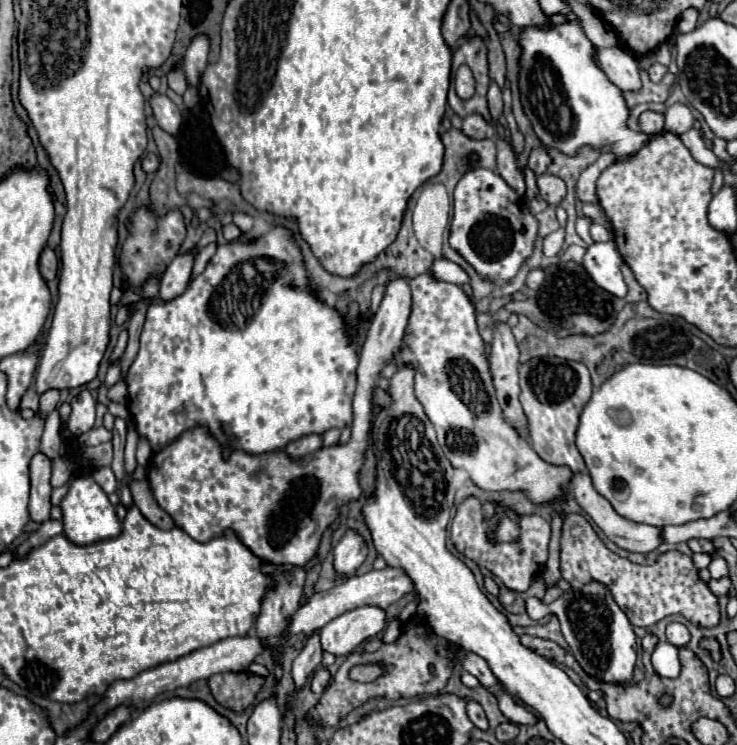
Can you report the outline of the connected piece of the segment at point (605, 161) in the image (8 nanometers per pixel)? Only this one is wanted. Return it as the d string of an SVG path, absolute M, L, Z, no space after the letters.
M603 153L593 165L589 165L581 177L577 179L576 191L578 198L584 203L597 203L596 195L596 181L597 177L601 175L601 171L611 165L615 161L615 155L613 153Z

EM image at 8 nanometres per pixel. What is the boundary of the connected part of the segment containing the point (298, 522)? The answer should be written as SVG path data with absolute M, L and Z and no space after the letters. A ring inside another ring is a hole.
M399 277L385 287L383 301L381 301L379 309L375 311L375 317L373 317L369 331L367 331L367 339L365 339L365 345L361 351L361 361L357 367L357 391L355 391L355 399L353 399L351 439L345 445L337 443L331 447L321 447L319 451L315 451L315 455L305 455L301 459L291 459L283 449L261 453L261 455L251 455L245 451L231 451L229 461L223 461L223 457L221 457L223 445L209 433L207 427L197 425L197 427L181 433L167 447L155 451L149 459L147 481L149 481L149 487L153 491L155 501L159 503L159 507L163 511L167 511L171 515L175 525L179 529L183 529L189 537L203 543L203 541L209 541L209 539L221 535L225 529L233 529L233 531L237 531L239 539L255 555L259 555L263 561L275 563L275 565L281 565L281 563L295 565L291 571L277 571L273 575L279 583L275 589L267 591L263 605L261 605L259 619L257 619L257 629L255 629L255 637L261 641L261 645L275 655L275 679L277 681L281 681L281 675L283 675L279 653L283 651L283 643L289 635L287 631L291 625L291 617L297 611L299 599L303 593L303 581L305 581L303 565L317 553L321 537L323 537L325 529L337 519L339 509L351 501L357 501L363 493L359 487L359 471L361 471L363 461L365 461L365 449L367 449L367 439L369 439L369 431L371 431L373 391L377 387L377 379L379 379L381 369L387 367L395 359L395 353L397 353L399 345L403 341L403 335L405 335L409 313L411 313L411 289L409 289L407 279Z

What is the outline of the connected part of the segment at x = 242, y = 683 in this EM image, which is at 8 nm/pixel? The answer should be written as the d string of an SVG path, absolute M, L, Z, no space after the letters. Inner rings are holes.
M217 673L209 677L213 697L227 709L243 711L251 705L257 691L263 685L263 677L253 673Z

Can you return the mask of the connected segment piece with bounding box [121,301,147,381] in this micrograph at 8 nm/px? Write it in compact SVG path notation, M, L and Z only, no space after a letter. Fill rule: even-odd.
M139 301L135 305L135 313L133 317L129 319L129 325L127 325L127 331L129 331L129 343L127 343L127 349L121 357L121 379L125 381L127 377L127 371L137 355L137 349L139 349L139 335L141 335L141 329L143 329L143 319L145 319L145 309L147 309L147 301Z

